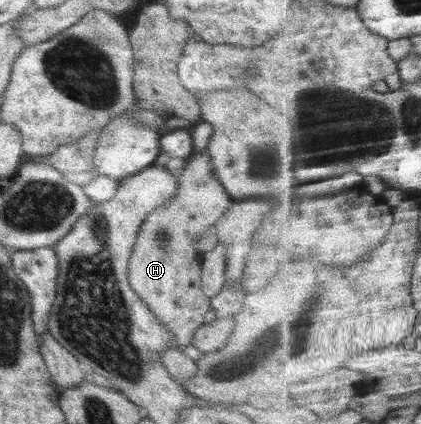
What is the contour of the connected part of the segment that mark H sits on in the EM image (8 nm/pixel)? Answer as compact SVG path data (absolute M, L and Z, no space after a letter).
M207 149L193 152L186 160L184 170L177 176L176 195L145 219L129 261L129 285L145 301L157 320L169 329L179 346L192 345L195 330L205 325L206 313L210 311L210 299L201 290L205 247L202 244L195 246L194 241L199 241L203 233L219 221L233 200L212 169Z

